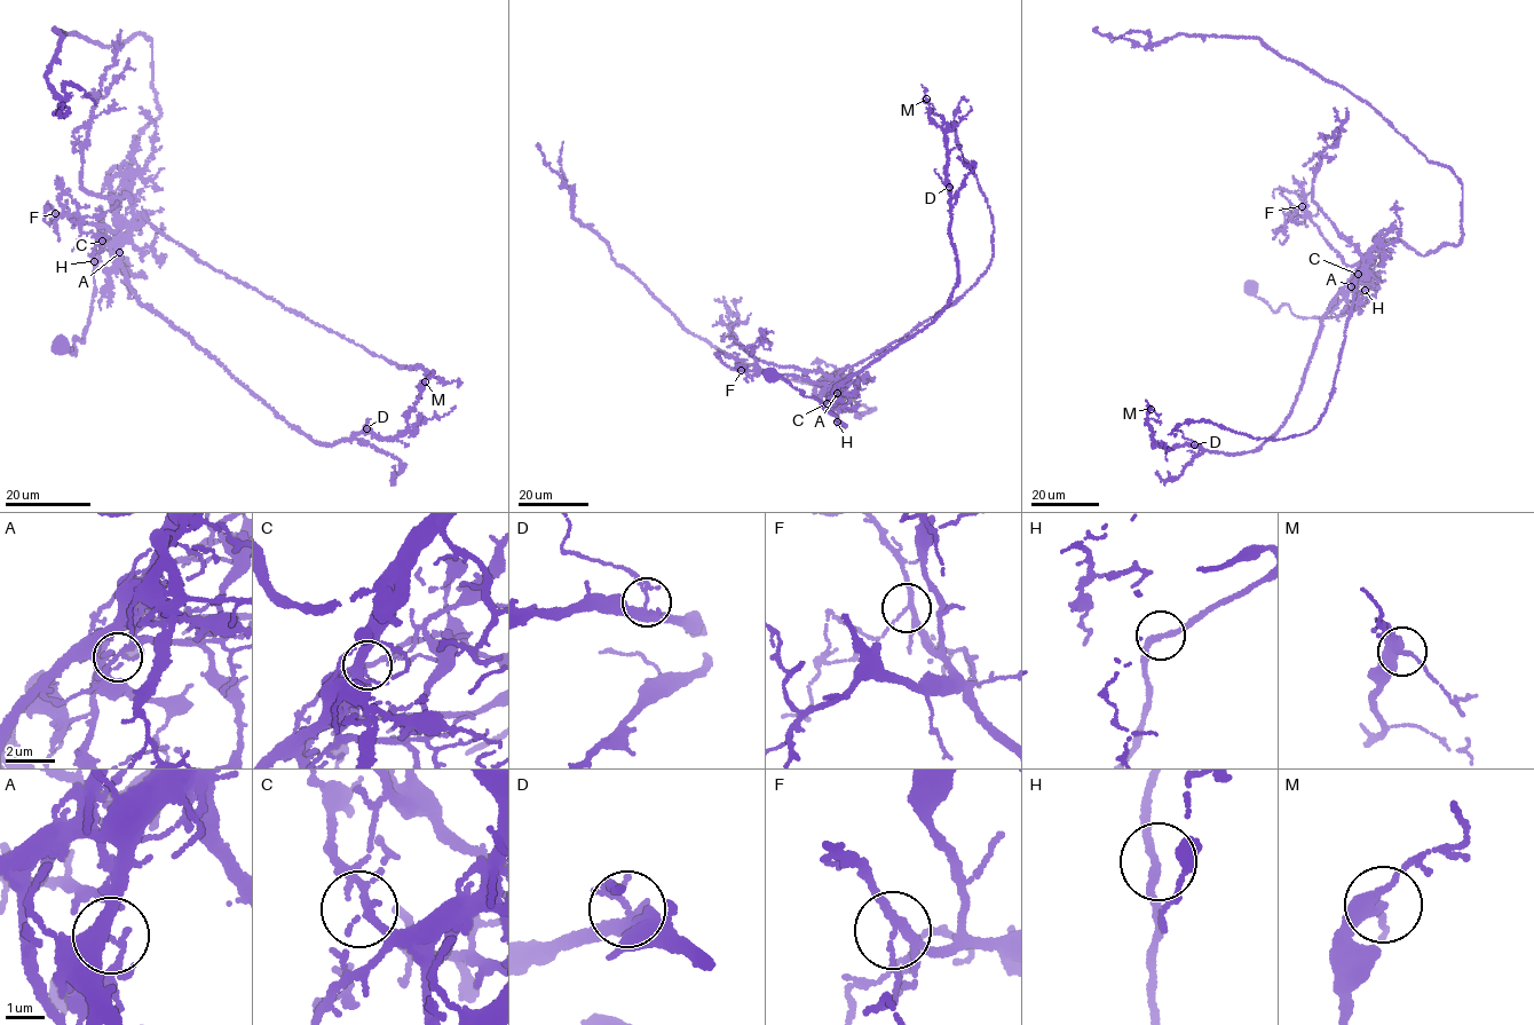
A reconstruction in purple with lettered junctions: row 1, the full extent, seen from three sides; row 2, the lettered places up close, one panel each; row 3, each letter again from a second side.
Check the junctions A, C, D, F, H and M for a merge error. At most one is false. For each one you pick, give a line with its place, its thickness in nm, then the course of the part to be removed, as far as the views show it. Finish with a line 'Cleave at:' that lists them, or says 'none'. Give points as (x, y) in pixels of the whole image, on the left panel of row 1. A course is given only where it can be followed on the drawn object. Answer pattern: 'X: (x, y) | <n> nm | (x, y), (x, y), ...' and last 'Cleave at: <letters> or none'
A: (119, 252) | 150 nm | (120, 252), (108, 181), (159, 113), (151, 40), (103, 47), (54, 29), (47, 81), (68, 108)
Cleave at: A

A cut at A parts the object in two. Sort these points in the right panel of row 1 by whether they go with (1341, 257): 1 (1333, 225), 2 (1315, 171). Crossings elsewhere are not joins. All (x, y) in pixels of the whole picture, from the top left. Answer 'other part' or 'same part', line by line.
1: other part
2: other part

